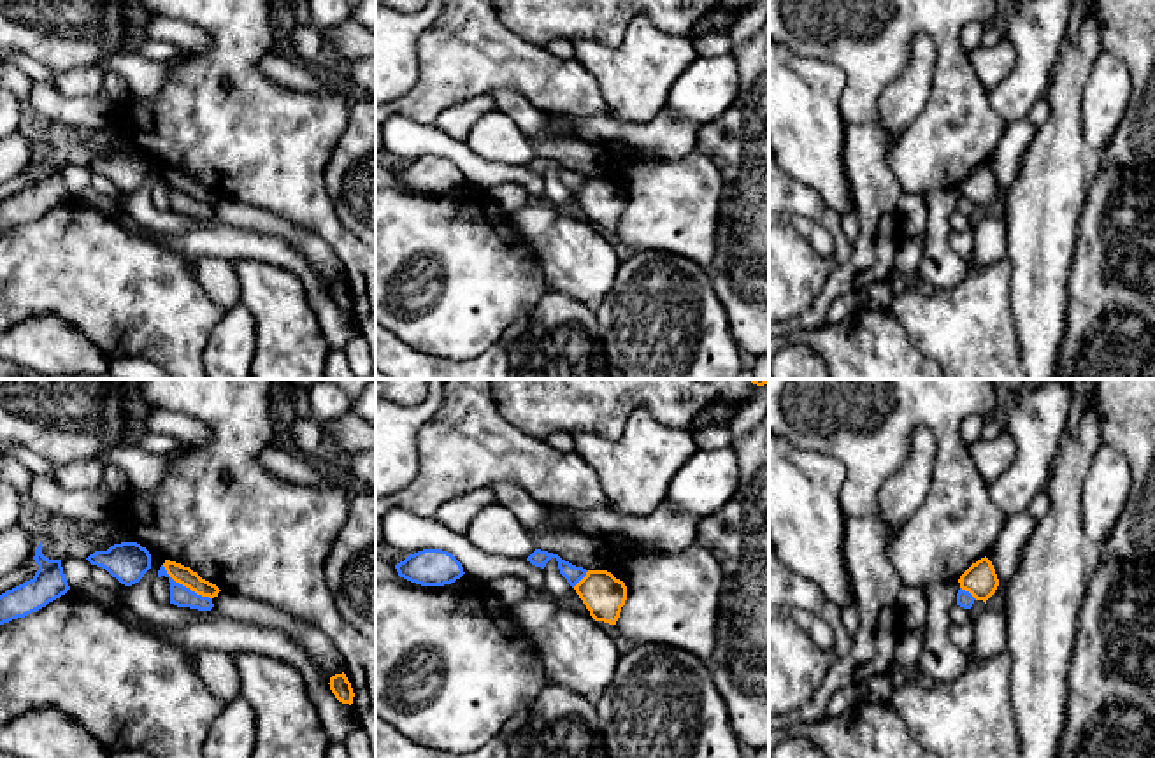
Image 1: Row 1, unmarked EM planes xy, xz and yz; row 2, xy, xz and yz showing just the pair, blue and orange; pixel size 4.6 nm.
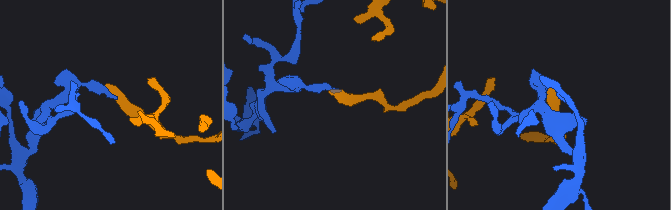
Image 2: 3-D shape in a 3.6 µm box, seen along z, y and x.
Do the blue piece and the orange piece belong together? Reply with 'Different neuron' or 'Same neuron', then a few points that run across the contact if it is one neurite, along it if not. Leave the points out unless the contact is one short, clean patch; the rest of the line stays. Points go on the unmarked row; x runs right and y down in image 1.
Different neuron. Line: xy (162, 172), (176, 188), (211, 206)

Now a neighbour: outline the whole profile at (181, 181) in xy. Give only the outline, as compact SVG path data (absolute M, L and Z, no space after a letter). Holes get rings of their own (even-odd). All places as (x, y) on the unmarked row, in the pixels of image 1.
M165 167L163 170L167 181L179 191L190 195L197 202L214 205L221 198L216 191L202 186L197 179L193 179L190 174L184 174L181 170Z

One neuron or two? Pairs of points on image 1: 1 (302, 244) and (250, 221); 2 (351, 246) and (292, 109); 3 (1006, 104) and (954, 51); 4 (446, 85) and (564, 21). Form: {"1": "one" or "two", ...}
{"1": "one", "2": "one", "3": "two", "4": "two"}

